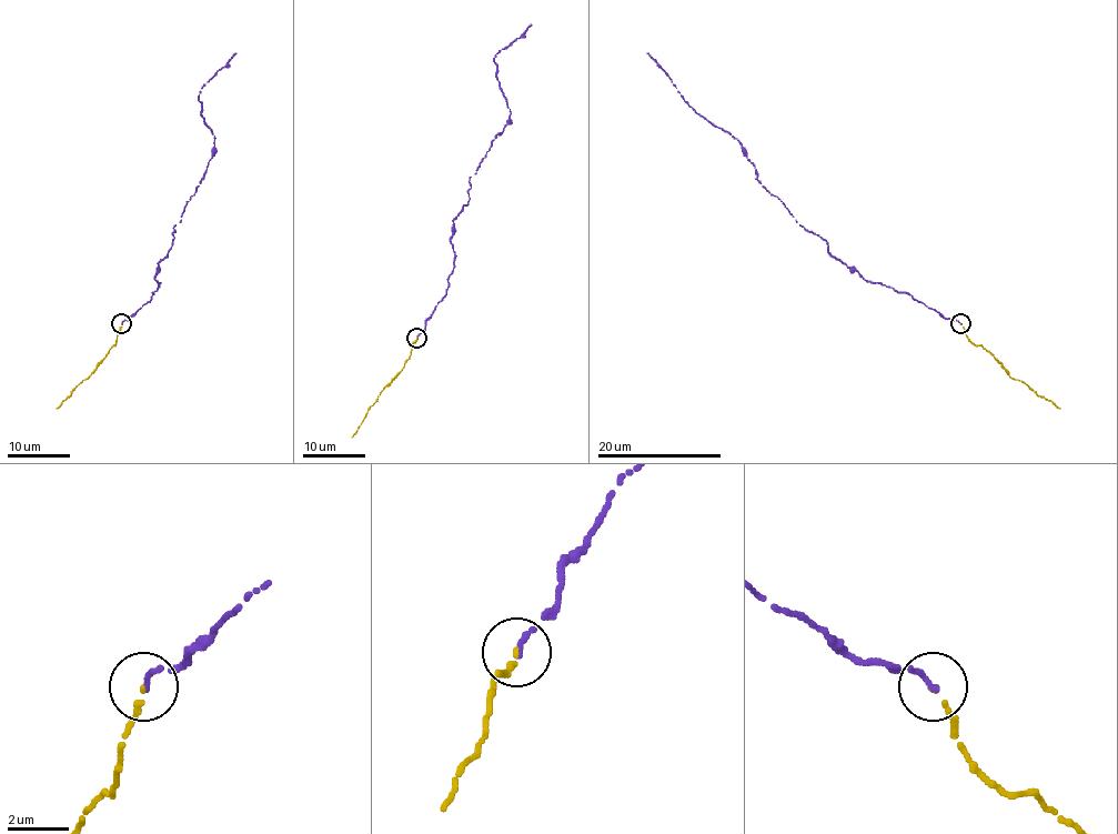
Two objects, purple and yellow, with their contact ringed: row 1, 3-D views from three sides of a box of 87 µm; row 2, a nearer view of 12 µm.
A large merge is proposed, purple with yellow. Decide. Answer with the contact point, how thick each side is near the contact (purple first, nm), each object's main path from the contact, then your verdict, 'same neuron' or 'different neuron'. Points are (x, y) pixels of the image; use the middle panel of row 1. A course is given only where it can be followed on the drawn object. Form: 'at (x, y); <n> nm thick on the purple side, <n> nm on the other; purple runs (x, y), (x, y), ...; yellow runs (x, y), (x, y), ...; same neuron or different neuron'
at (416, 338); 190 nm thick on the purple side, 160 nm on the other; purple runs (416, 339), (449, 285), (455, 258), (452, 225), (467, 204), (469, 179), (511, 113), (494, 58), (531, 23); yellow runs (416, 339), (404, 368), (369, 408), (351, 438); same neuron

